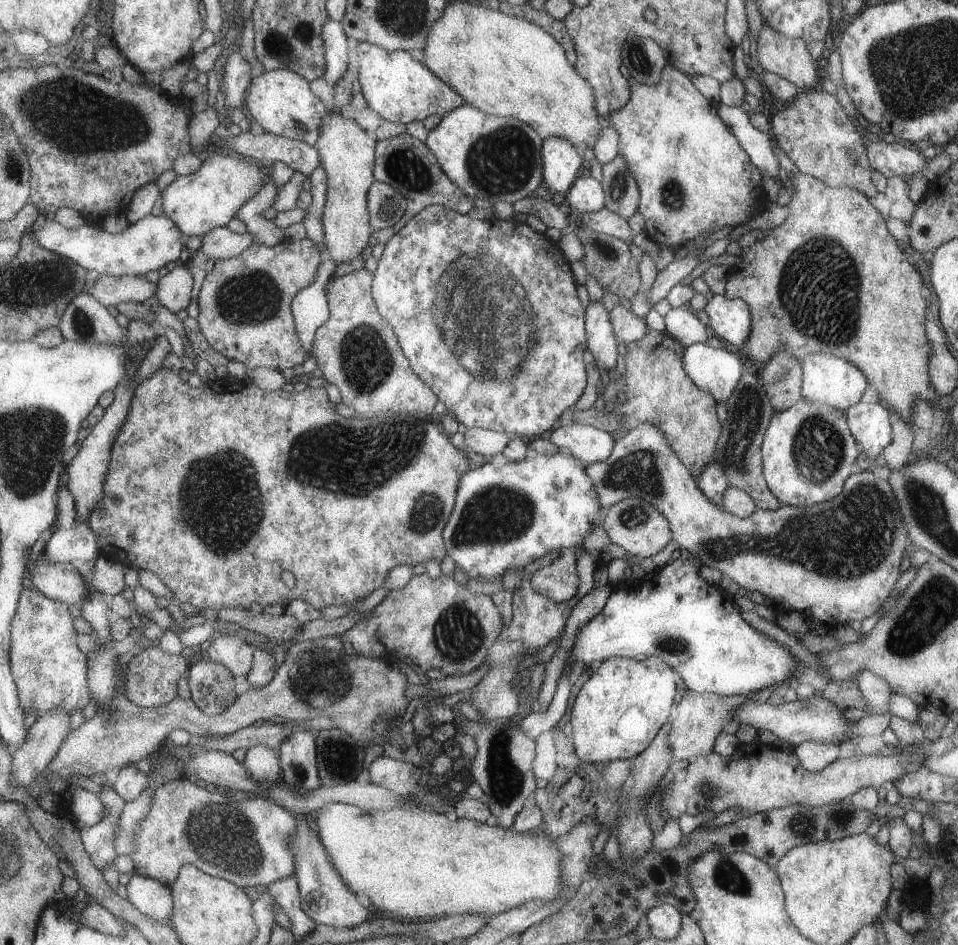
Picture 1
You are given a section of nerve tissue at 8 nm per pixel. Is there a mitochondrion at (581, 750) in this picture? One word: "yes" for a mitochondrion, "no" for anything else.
no

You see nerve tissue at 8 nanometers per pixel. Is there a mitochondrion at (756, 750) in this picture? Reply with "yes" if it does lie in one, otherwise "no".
no

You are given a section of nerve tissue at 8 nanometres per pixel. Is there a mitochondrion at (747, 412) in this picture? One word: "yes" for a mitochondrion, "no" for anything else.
yes

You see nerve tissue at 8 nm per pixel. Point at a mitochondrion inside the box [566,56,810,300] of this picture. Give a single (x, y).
(672, 194)

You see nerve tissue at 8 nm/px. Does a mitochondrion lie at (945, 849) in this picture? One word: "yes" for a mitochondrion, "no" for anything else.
no

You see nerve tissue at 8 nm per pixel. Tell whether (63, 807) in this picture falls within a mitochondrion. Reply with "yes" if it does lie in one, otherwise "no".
no

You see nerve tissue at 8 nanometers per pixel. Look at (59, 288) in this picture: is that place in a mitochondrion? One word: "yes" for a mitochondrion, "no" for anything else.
yes

